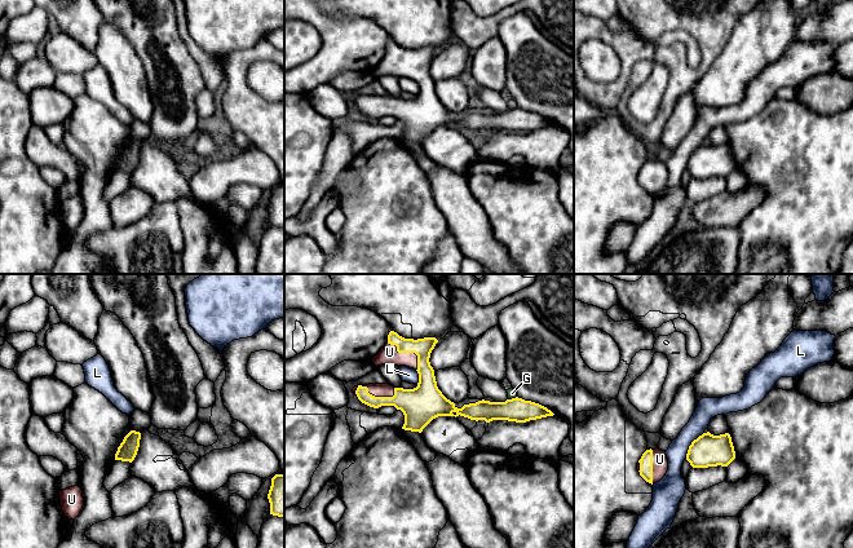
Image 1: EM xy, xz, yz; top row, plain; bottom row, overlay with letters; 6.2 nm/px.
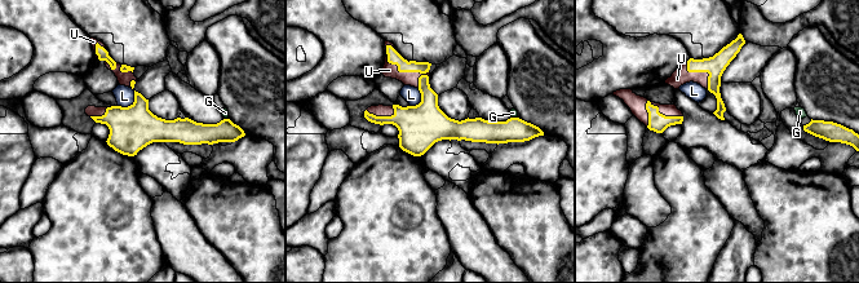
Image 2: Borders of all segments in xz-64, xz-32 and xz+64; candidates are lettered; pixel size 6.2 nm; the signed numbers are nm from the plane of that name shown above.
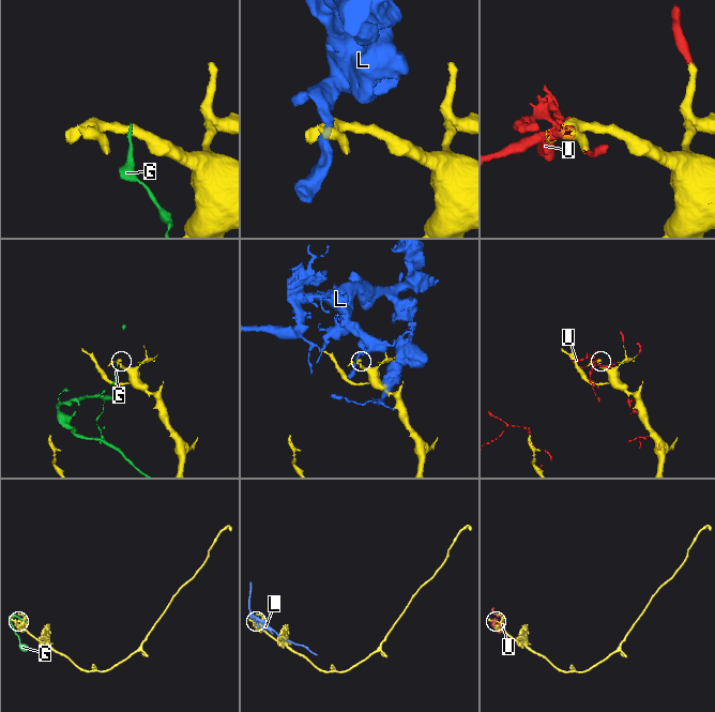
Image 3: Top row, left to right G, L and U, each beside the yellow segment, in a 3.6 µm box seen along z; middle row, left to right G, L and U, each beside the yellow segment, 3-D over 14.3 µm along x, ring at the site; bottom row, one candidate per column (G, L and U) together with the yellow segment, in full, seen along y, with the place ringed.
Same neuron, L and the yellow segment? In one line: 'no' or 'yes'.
no

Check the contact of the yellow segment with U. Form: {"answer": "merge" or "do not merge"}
{"answer": "merge"}

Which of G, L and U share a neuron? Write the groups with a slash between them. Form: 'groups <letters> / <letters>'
groups G / L / U

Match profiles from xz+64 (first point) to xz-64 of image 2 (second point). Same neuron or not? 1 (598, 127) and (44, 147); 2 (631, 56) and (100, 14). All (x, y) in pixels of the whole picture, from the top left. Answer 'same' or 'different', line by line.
1: different
2: different

